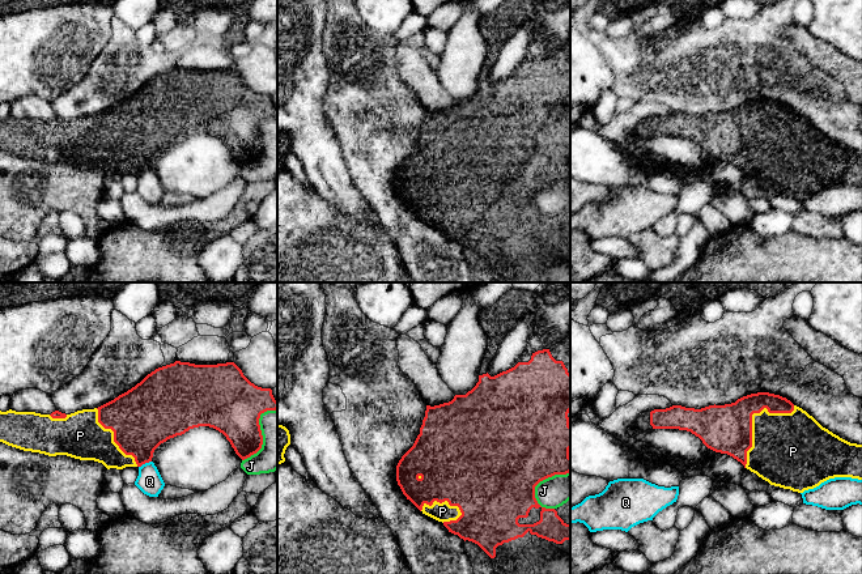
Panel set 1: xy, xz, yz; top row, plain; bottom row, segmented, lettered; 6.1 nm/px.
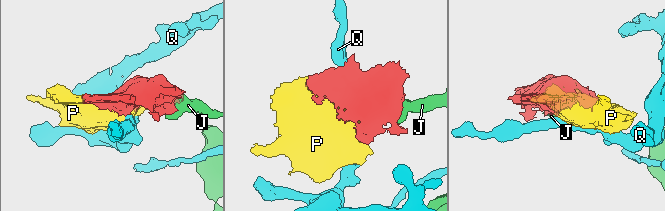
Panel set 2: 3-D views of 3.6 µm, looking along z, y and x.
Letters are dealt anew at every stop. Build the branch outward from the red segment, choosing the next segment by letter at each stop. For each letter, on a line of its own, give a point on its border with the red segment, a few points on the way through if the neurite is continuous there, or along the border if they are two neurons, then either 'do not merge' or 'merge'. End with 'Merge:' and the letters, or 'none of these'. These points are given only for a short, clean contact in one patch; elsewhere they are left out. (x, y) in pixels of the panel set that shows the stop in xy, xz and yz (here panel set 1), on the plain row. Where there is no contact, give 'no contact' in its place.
J: contact xz (542, 187); do not merge
P: contact yz (751, 126); merge
Q: contact xy (144, 170); border xy (151, 168), (139, 174); do not merge
Merge: P

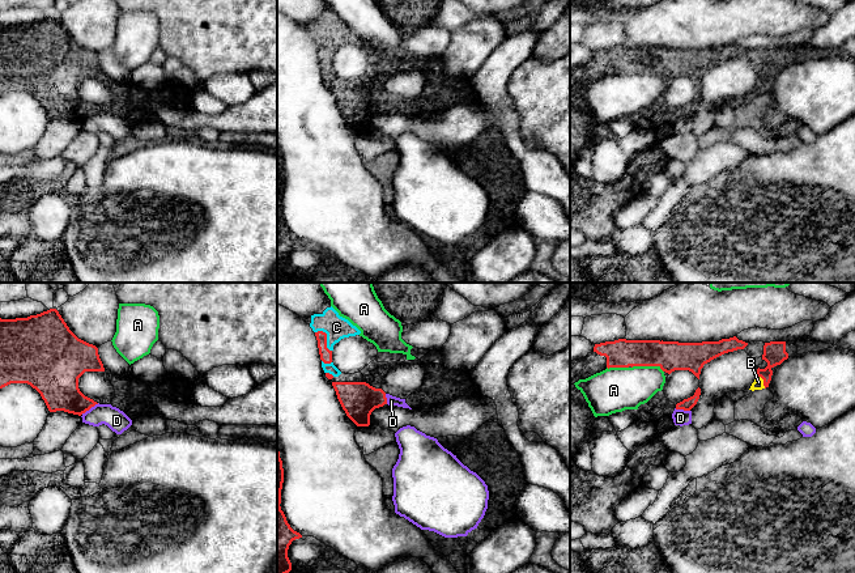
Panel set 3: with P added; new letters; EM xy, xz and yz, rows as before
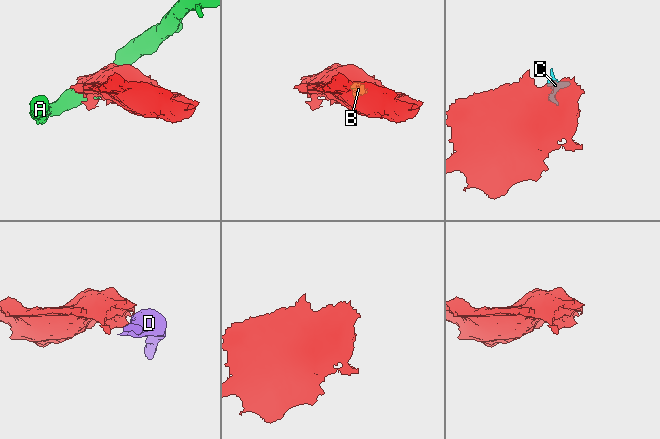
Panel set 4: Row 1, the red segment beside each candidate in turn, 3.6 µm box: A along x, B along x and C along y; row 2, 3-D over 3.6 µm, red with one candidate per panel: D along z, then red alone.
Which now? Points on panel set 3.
A: contact yz (647, 72); do not merge
B: contact yz (764, 88); way yz (774, 60), (764, 88), (758, 89); merge
C: contact xz (326, 45); merge
D: contact xy (89, 115); border xy (98, 110), (81, 121); do not merge
Merge: B, C

